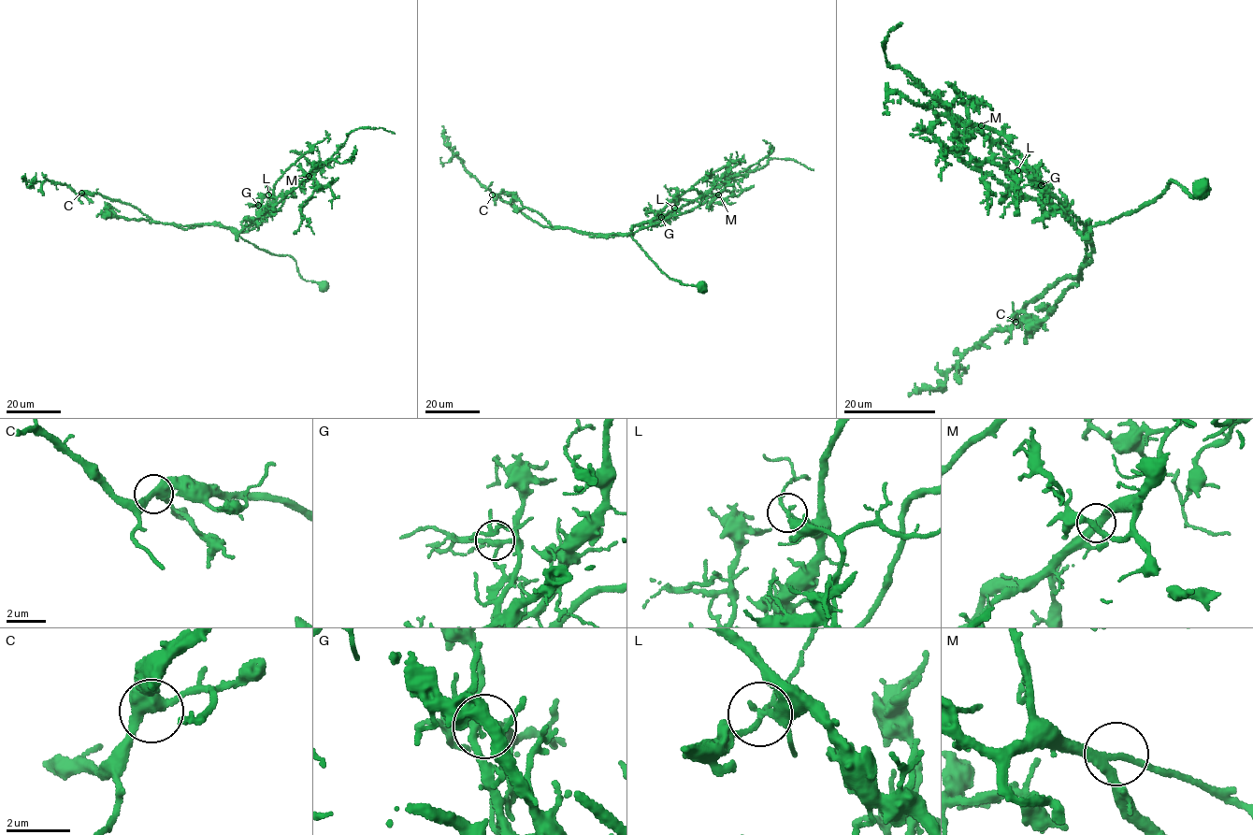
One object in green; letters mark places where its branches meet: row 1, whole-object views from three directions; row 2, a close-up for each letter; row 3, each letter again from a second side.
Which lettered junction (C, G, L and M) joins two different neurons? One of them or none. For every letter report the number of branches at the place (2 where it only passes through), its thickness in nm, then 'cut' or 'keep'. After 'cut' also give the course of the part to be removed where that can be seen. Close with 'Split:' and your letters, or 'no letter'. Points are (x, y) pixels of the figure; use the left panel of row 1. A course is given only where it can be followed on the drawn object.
C: branches 3; calibre 400 nm; keep
G: branches 3; calibre 200 nm; keep
L: branches 3; calibre 130 nm; cut; course (268, 194), (290, 197), (298, 185), (242, 232), (153, 222), (130, 205), (48, 179), (28, 187), (21, 177)
M: branches 3; calibre 240 nm; keep
Split: L

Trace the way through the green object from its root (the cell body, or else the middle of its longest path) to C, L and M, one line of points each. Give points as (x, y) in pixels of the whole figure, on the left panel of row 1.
C: (324, 287), (305, 280), (293, 257), (257, 248), (225, 227), (154, 223), (130, 205), (81, 193)
L: (324, 287), (305, 280), (290, 256), (274, 254), (237, 234), (237, 238), (264, 215), (273, 199), (268, 194)
M: (324, 287), (305, 280), (293, 257), (257, 248), (232, 230), (253, 229), (278, 211), (286, 193), (309, 176)

